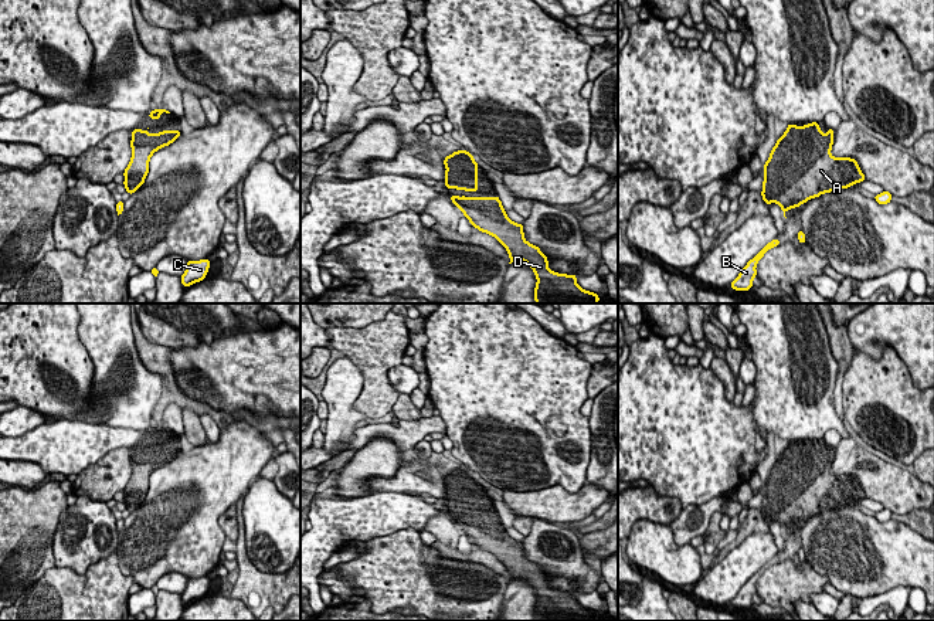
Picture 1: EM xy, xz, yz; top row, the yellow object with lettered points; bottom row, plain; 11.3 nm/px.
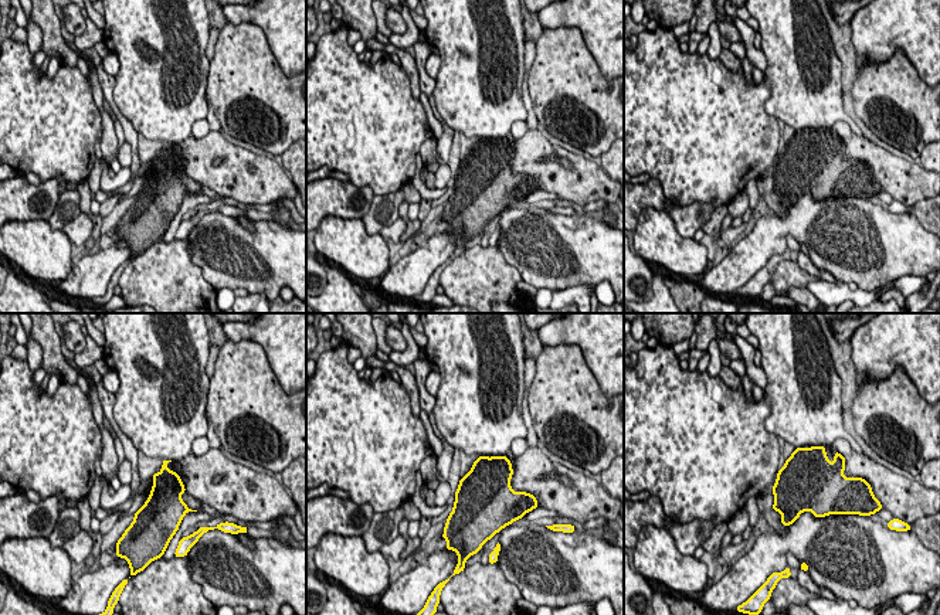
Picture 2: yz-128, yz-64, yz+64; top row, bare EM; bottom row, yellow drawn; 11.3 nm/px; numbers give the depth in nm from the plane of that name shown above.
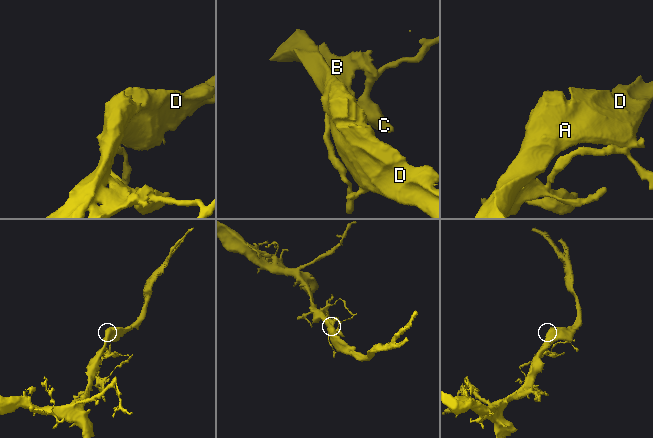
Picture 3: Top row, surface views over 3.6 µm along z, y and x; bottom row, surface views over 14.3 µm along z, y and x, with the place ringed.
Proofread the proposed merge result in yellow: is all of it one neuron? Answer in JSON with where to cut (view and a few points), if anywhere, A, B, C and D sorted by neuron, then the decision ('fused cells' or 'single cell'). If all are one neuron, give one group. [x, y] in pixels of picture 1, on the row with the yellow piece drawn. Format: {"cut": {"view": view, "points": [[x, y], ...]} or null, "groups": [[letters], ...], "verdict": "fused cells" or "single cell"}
{"cut": null, "groups": [["A", "B", "C", "D"]], "verdict": "single cell"}

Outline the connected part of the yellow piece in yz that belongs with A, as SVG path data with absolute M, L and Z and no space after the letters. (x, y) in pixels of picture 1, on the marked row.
M818 122L804 126L789 123L784 135L777 139L768 160L764 164L763 200L770 206L777 203L785 217L785 211L799 207L811 198L823 193L848 189L866 177L857 162L850 157L833 157L831 149L833 145L833 129L823 135Z

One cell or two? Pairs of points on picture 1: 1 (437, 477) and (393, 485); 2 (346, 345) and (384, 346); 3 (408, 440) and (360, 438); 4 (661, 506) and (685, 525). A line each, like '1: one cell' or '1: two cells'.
1: one cell
2: one cell
3: one cell
4: two cells

